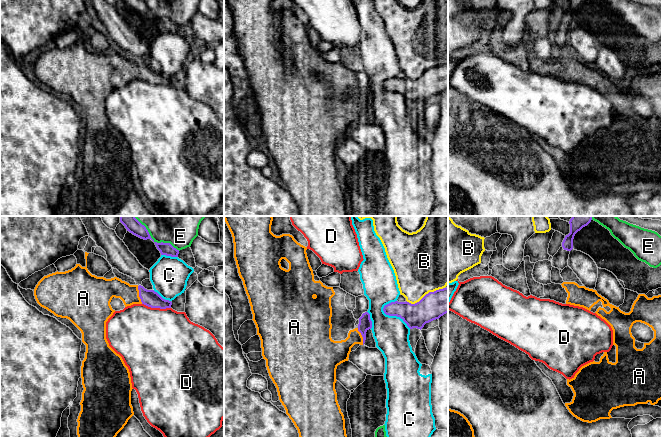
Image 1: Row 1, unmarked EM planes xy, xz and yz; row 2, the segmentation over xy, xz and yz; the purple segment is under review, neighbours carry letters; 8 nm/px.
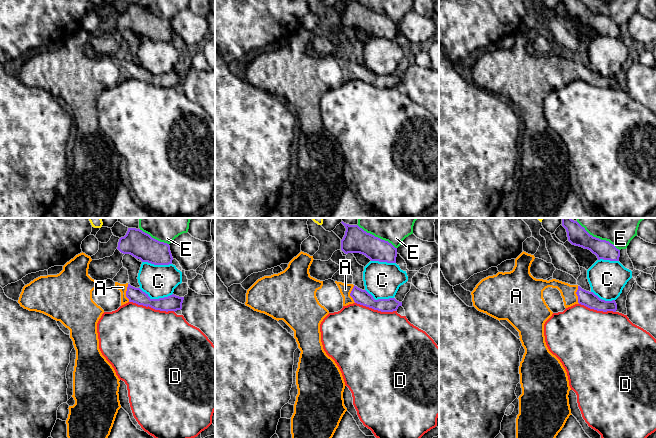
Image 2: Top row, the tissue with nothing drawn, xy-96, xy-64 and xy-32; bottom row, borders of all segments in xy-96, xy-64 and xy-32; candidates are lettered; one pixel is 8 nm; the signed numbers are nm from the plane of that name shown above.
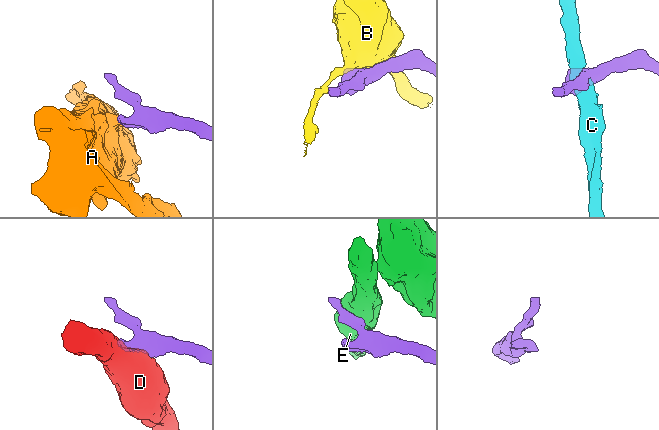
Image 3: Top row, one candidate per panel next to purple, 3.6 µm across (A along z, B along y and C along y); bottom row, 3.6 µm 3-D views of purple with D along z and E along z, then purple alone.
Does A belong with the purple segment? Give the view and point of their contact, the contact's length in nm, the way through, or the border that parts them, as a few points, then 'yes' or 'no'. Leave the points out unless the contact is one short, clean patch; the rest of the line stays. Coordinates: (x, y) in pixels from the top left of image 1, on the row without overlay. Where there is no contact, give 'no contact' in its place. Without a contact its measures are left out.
contact xy (139, 71); length 150 nm; way xy (150, 74), (139, 71), (129, 70); yes

